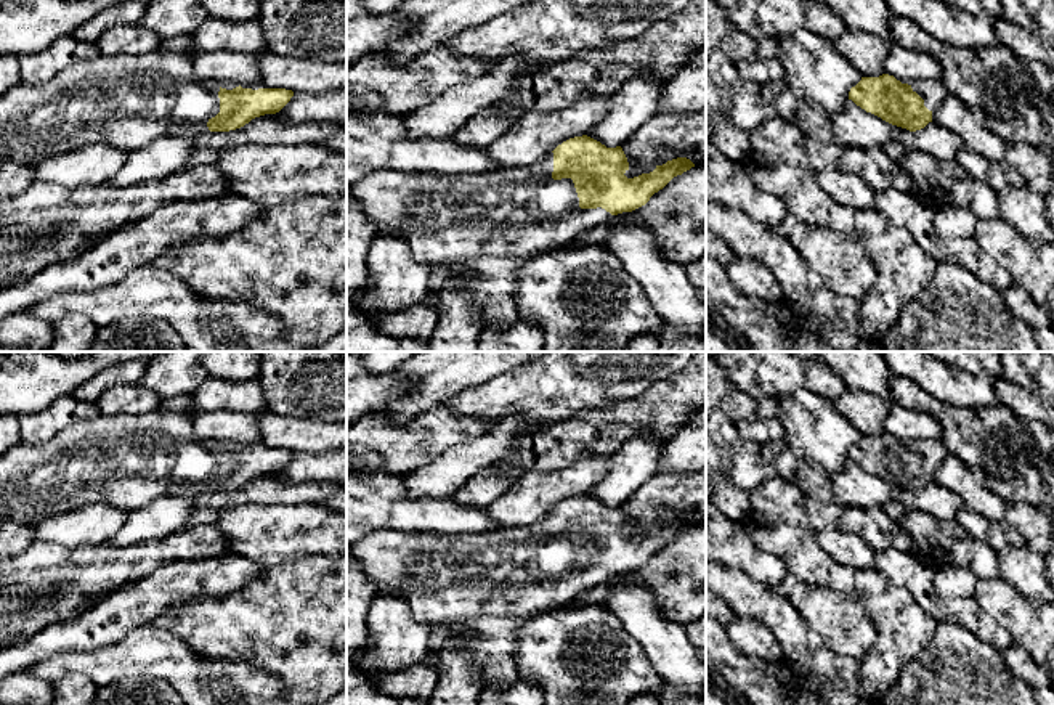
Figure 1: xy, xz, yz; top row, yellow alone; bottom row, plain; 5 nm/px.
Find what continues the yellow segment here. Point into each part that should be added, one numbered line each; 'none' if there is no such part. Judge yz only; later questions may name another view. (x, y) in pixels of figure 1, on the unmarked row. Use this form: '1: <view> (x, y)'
1: yz (934, 452)

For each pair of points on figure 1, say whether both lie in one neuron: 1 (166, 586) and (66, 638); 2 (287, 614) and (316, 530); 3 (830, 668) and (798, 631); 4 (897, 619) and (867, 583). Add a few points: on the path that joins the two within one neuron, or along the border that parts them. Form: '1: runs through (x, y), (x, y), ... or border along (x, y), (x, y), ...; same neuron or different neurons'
1: runs through (141, 601), (90, 628); same neuron
2: border along (329, 554), (310, 554), (270, 566); different neurons
3: runs through (820, 659), (802, 641); same neuron
4: runs through (894, 611), (875, 591); same neuron

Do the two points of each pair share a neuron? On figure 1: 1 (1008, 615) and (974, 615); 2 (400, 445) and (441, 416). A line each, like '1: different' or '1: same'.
1: different
2: same

